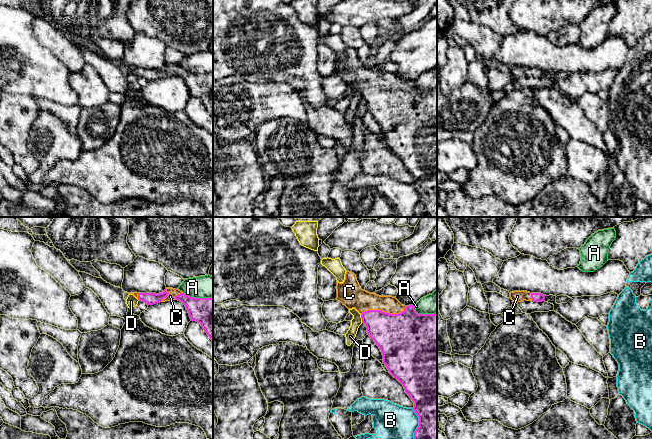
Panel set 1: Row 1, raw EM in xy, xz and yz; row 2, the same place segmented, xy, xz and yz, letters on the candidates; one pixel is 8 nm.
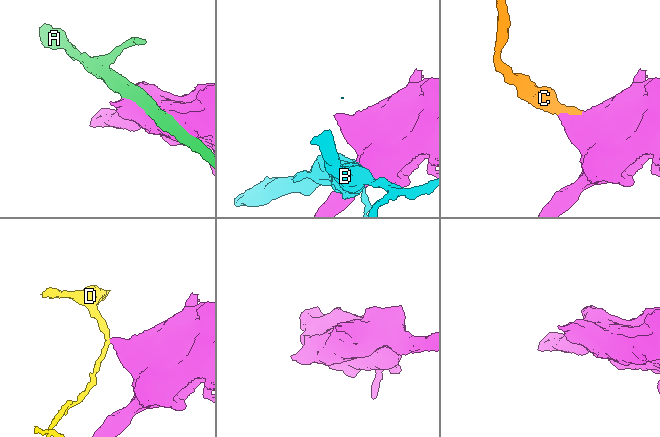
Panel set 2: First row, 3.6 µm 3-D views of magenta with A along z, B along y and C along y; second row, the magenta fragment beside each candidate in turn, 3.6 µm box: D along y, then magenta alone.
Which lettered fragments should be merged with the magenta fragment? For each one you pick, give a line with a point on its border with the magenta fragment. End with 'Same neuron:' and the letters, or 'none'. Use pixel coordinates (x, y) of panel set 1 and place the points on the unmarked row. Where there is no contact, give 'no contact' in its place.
C: meets magenta in xz at (384, 88)
Same neuron: C

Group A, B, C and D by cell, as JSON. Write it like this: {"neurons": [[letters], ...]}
{"neurons": [["A"], ["B"], ["C"], ["D"]]}

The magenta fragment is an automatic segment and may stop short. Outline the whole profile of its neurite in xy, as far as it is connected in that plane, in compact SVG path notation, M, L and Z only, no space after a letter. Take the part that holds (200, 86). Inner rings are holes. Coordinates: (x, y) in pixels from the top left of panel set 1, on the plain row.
M166 64L159 70L137 68L128 70L133 70L139 77L145 78L147 81L171 76L182 78L189 89L191 97L200 99L209 114L213 117L213 73L194 74L173 64Z

